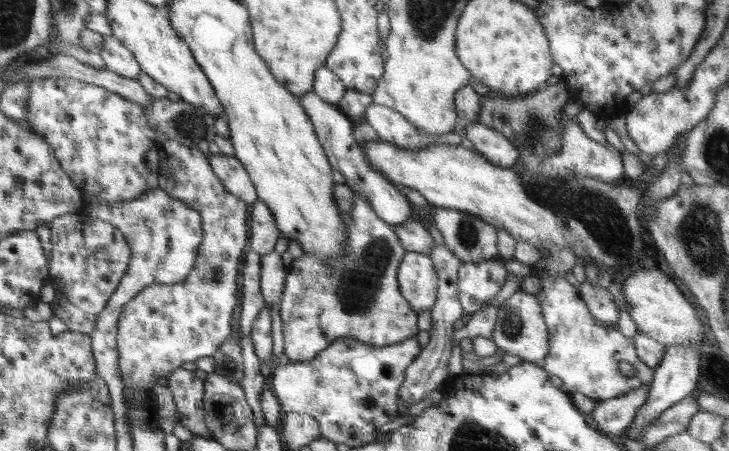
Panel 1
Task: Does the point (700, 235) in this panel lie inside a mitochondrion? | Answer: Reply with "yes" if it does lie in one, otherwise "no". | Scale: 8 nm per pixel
yes

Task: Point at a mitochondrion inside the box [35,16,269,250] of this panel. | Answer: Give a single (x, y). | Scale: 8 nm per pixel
(184, 124)

